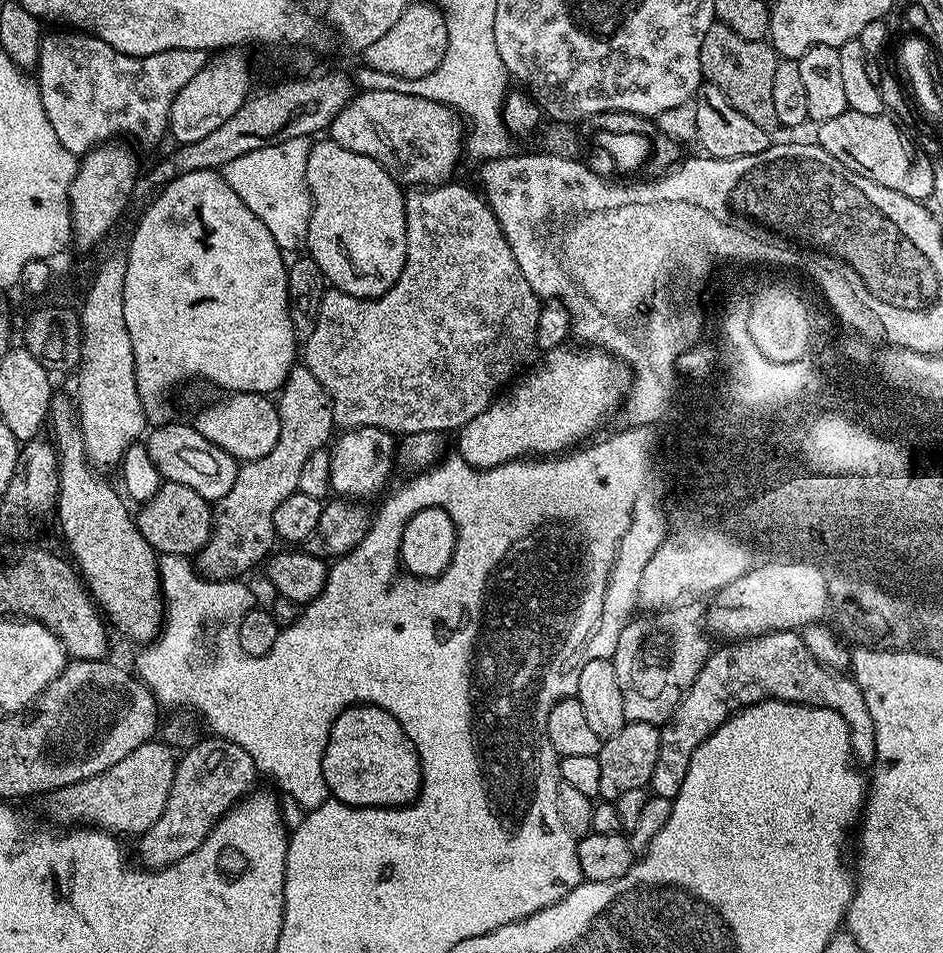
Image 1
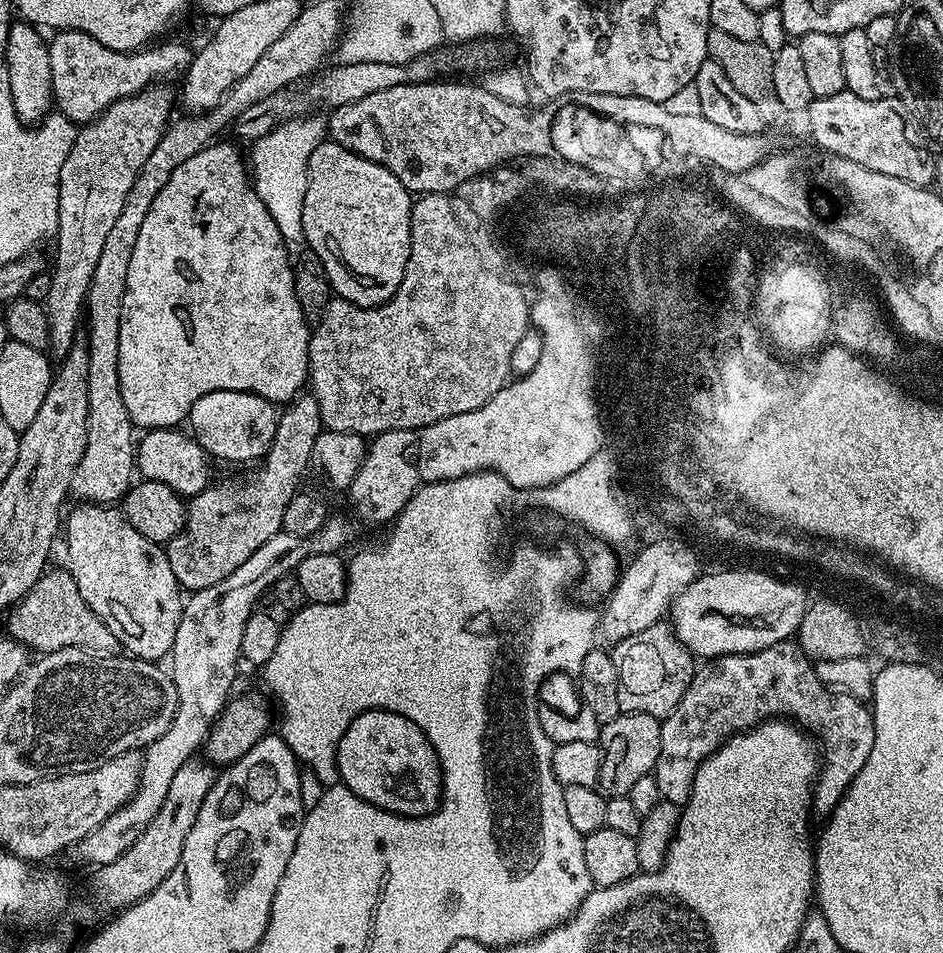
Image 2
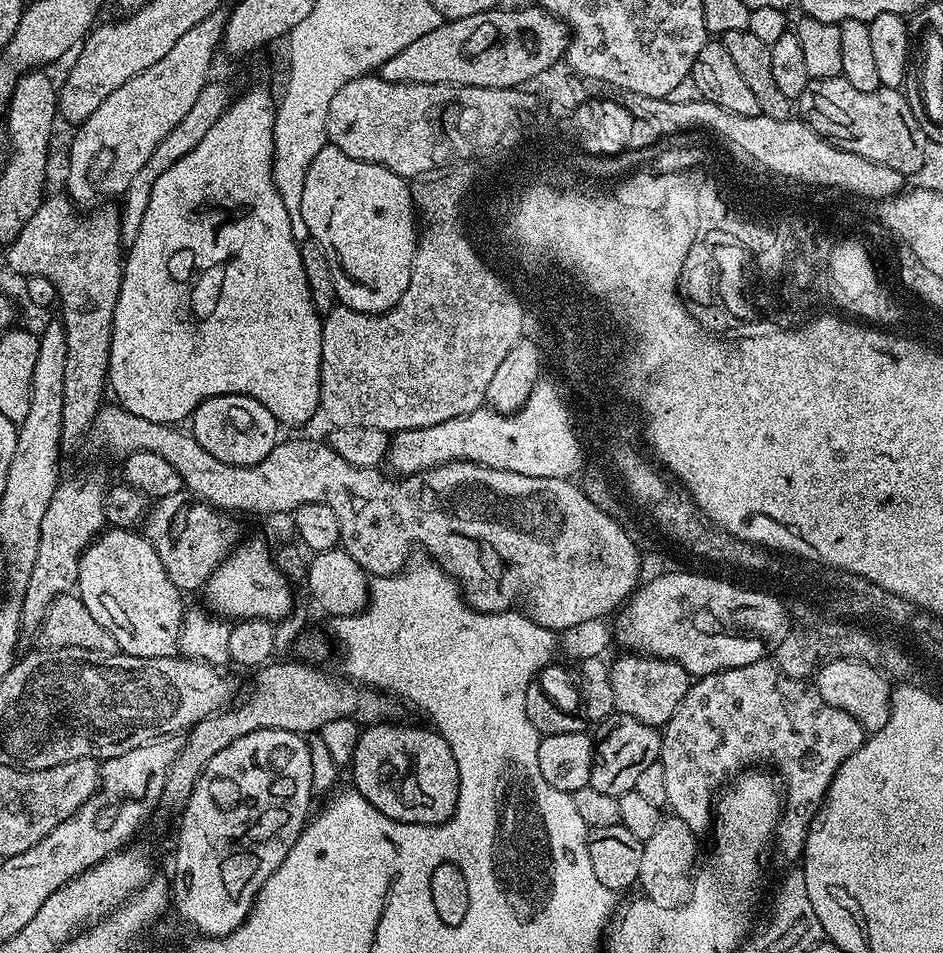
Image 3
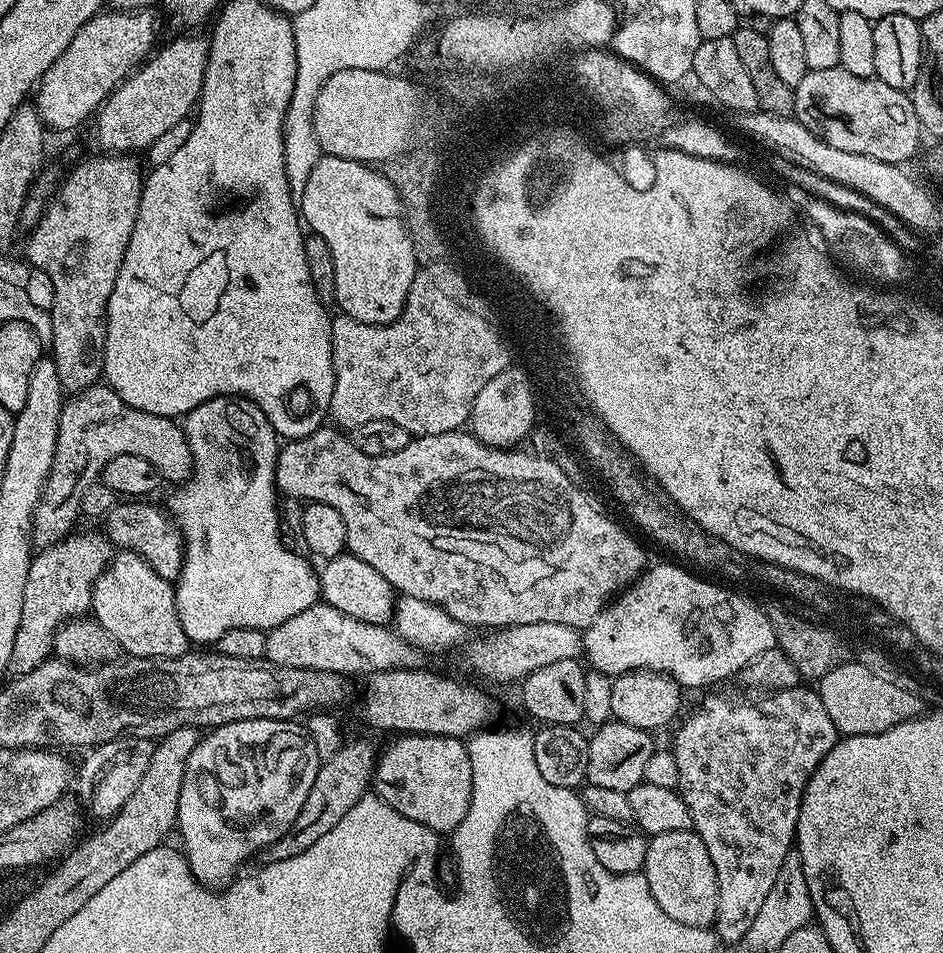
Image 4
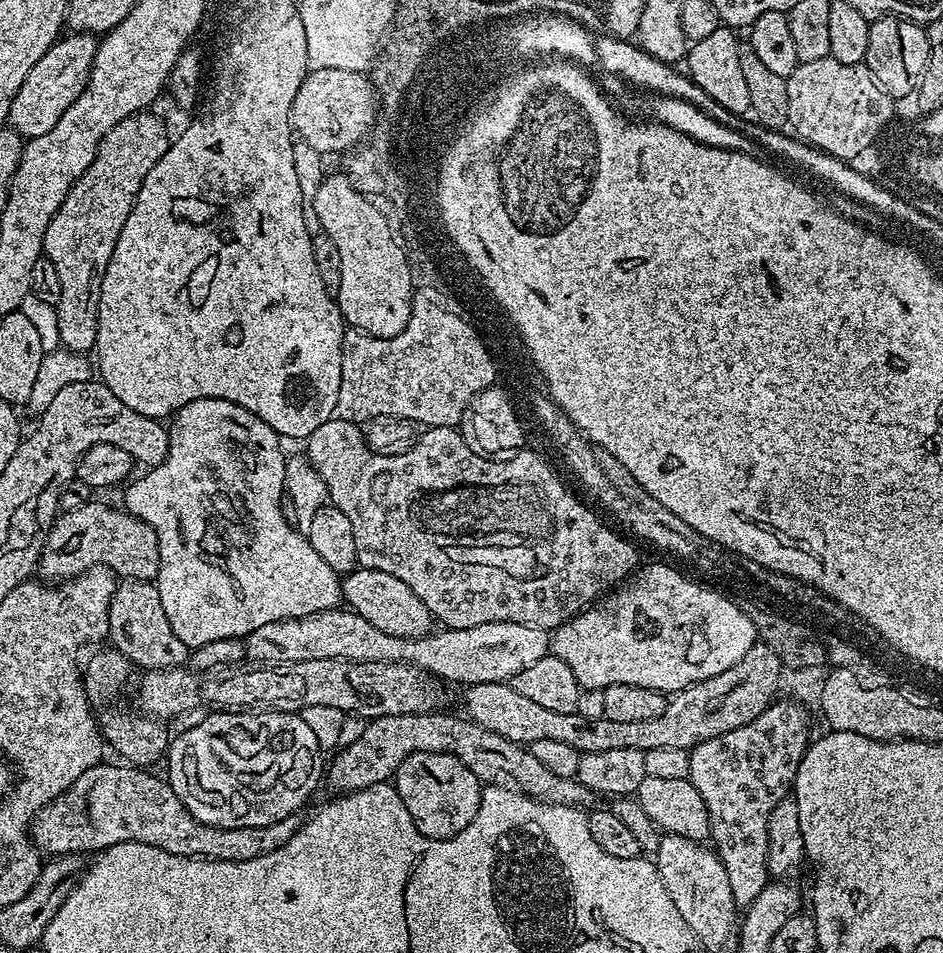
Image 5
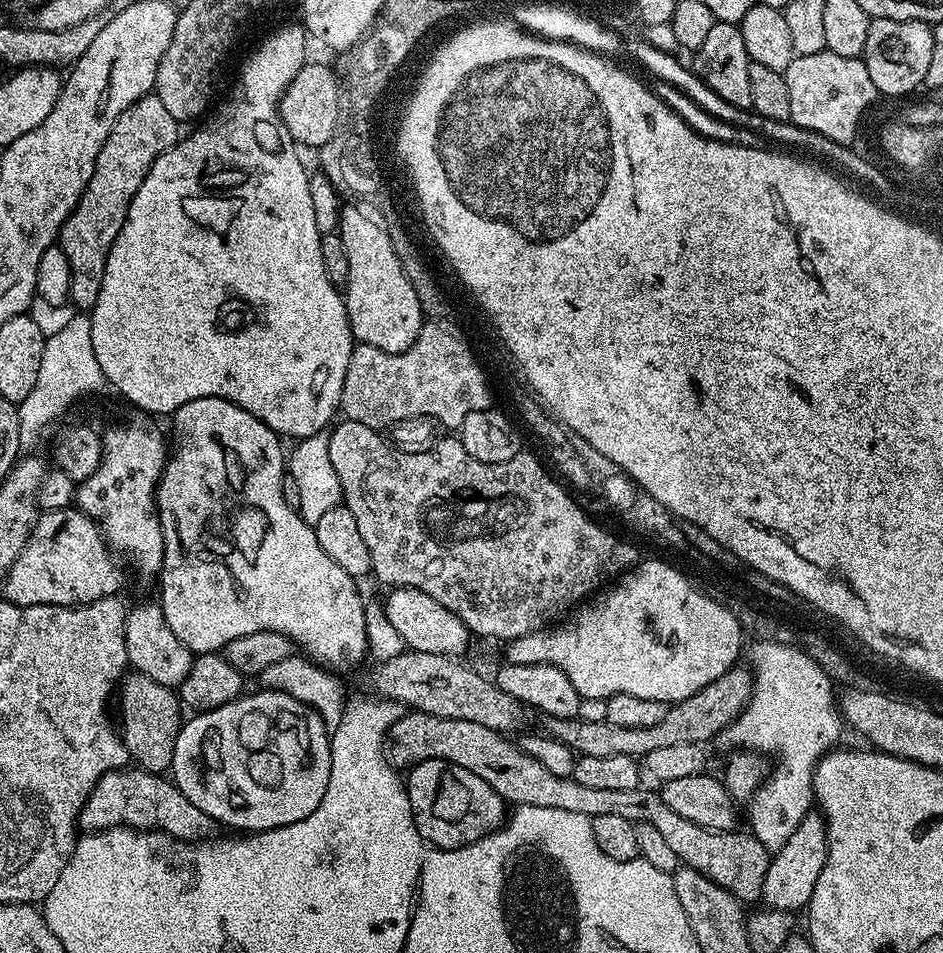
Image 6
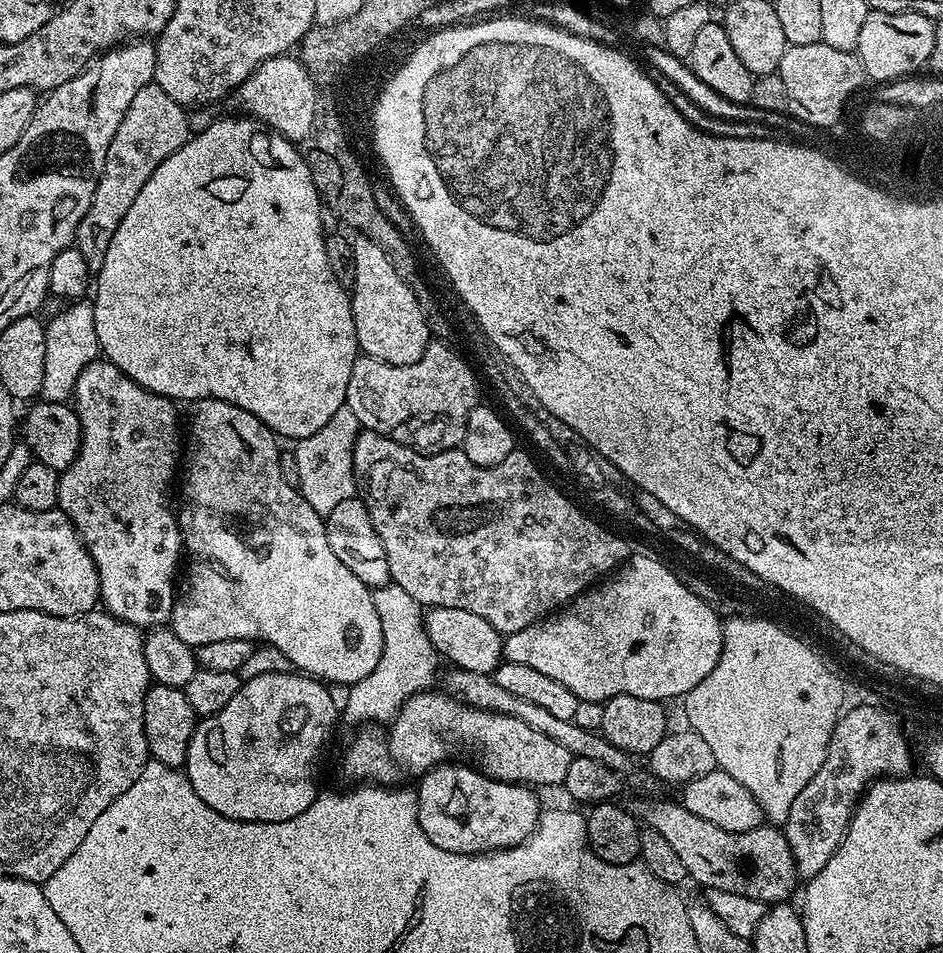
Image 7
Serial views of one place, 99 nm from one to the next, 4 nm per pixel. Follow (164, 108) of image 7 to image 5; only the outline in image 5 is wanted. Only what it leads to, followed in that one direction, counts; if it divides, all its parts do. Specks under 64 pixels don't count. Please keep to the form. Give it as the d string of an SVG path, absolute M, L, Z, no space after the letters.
M152 110L135 112L133 116L122 118L122 122L118 122L118 126L114 126L114 130L110 130L110 134L106 134L104 141L98 146L94 162L90 162L86 174L82 174L82 178L78 178L78 182L74 182L74 186L66 194L66 202L62 202L62 206L58 206L58 214L54 214L50 226L46 226L44 256L50 262L54 262L54 270L58 270L58 282L62 282L62 294L60 295L60 303L58 305L61 322L60 342L63 347L70 349L72 352L88 354L96 347L96 339L98 338L98 322L96 319L100 313L99 306L100 295L102 294L102 278L106 274L106 266L110 266L110 254L114 254L114 246L118 246L118 234L122 234L122 226L126 226L126 218L130 218L130 210L138 198L138 190L142 190L142 182L146 182L146 174L150 174L150 170L154 170L158 158L162 158L162 154L166 154L166 150L168 149L170 143L168 128L164 125L163 118L155 116L154 113L155 111Z

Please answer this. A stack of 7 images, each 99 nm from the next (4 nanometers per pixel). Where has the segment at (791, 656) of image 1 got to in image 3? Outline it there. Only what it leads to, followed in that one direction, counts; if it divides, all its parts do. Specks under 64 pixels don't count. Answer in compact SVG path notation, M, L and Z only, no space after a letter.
M771 659L701 676L688 688L686 698L682 698L678 710L674 710L660 732L658 763L664 775L667 807L675 816L682 818L692 832L703 834L707 828L709 831L713 827L714 797L718 790L757 766L771 766L786 793L780 819L776 822L774 848L780 851L782 859L799 861L804 855L810 822L814 822L824 799L828 797L830 782L846 758L863 746L865 739L864 727L853 716L846 714L846 710L830 706L830 702L826 702L826 698L822 698L822 694L818 694L807 679L790 678Z

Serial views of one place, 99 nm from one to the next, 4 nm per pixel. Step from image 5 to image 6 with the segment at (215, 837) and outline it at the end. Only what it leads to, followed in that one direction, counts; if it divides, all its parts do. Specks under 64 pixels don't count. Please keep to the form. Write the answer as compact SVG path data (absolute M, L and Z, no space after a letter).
M139 766L107 772L86 798L78 824L85 833L127 826L163 832L173 840L189 842L215 837L218 831L216 821L211 820L202 810L198 810L198 806L194 806L190 798L183 796L171 779L155 772L146 772Z

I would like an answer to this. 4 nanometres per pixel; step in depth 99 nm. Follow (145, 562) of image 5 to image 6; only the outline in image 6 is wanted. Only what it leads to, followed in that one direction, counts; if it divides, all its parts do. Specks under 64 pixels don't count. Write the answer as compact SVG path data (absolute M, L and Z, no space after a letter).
M69 506L66 508L53 508L51 510L41 511L39 515L37 515L36 525L30 534L27 546L20 551L18 558L14 562L14 566L8 571L8 577L2 582L2 588L4 588L4 592L2 592L3 599L18 605L20 608L25 608L26 606L70 606L74 608L77 604L89 604L90 602L101 600L107 596L117 595L117 593L121 591L119 588L124 584L124 572L116 565L115 559L117 560L117 557L114 555L112 549L109 548L108 541L105 540L104 536L100 533L100 527L84 512L81 512L79 508Z

